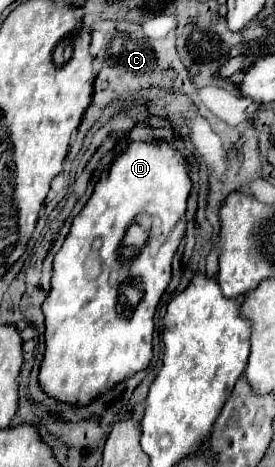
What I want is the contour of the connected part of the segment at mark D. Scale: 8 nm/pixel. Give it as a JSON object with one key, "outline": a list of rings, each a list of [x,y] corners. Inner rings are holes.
{"outline":[[[127,141],[123,151],[117,155],[113,165],[107,173],[103,173],[95,185],[93,195],[81,209],[81,213],[73,219],[69,235],[61,251],[55,255],[53,263],[53,279],[51,279],[51,293],[43,303],[45,313],[45,357],[41,363],[39,383],[45,393],[63,401],[85,405],[93,401],[99,393],[105,393],[115,383],[131,377],[133,373],[145,369],[151,361],[151,339],[153,339],[153,315],[157,303],[171,281],[171,259],[185,235],[185,211],[187,199],[191,193],[191,179],[189,179],[189,161],[187,157],[171,143],[171,141]],[[147,213],[151,215],[151,229],[141,249],[141,263],[137,263],[137,273],[131,269],[131,277],[139,279],[143,285],[143,295],[133,309],[121,311],[119,305],[119,283],[111,281],[111,269],[117,269],[117,249],[125,237],[127,227],[133,223],[135,215]],[[97,251],[99,257],[99,275],[89,277],[87,273],[87,257]]]}

